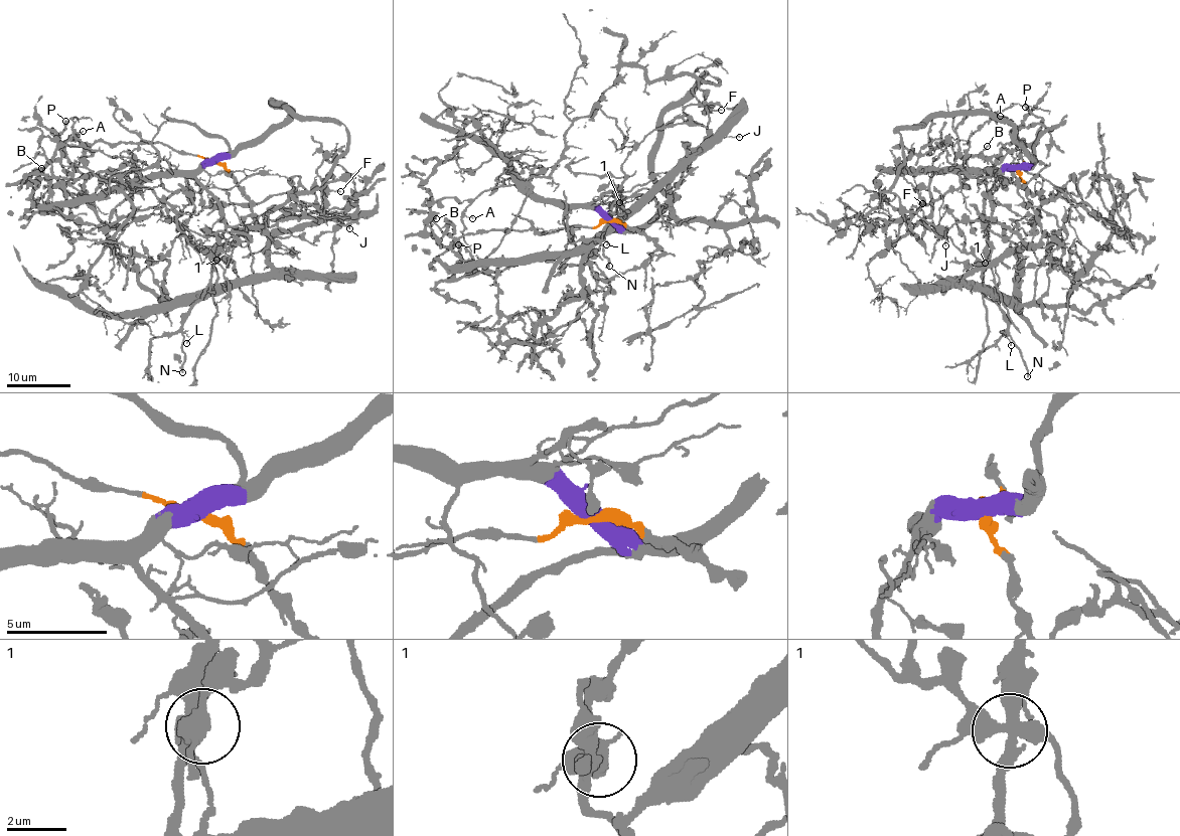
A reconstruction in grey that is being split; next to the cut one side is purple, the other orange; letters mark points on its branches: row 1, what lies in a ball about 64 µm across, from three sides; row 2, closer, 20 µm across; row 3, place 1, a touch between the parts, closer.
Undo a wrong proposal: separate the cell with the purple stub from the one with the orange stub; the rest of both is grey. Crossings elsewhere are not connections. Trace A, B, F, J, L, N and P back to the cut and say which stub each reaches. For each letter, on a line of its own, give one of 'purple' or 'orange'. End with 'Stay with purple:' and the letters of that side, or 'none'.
A: purple
B: orange
F: purple
J: purple
L: purple
N: purple
P: orange
Stay with purple: A, F, J, L, N

